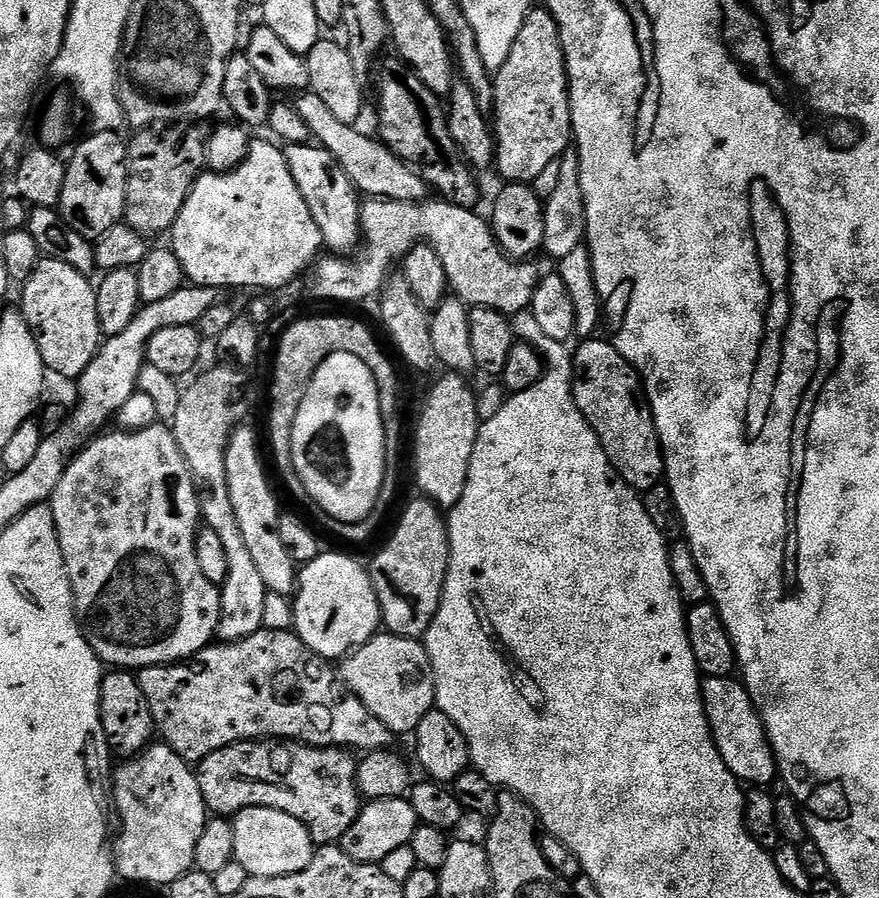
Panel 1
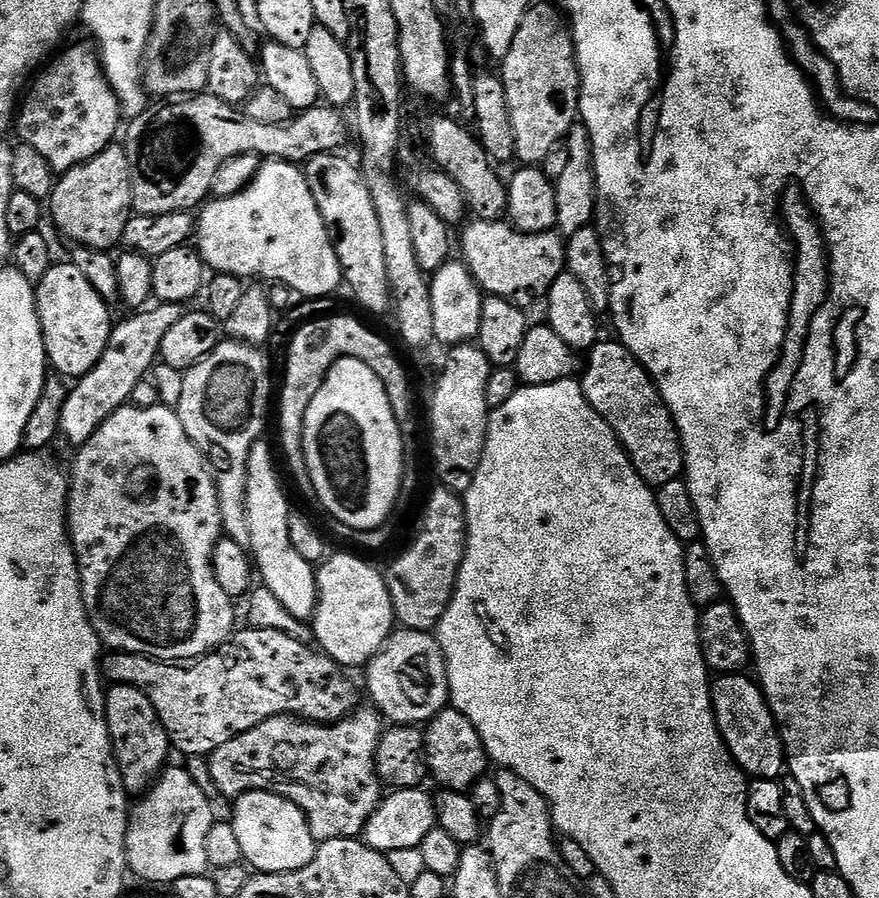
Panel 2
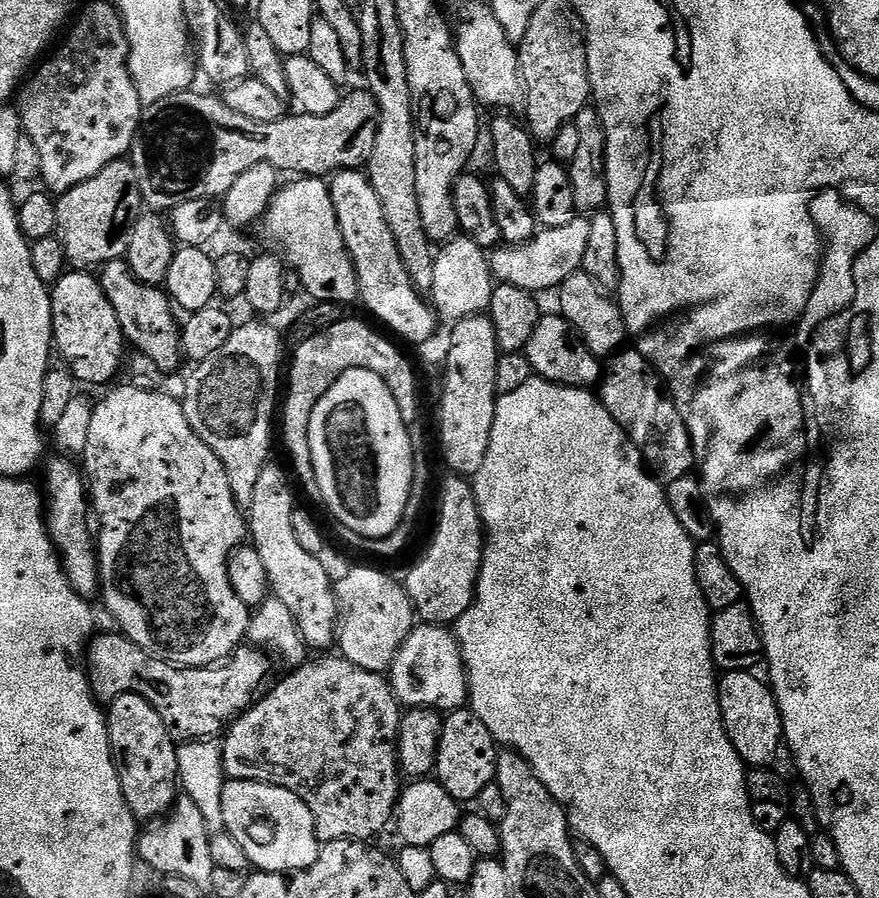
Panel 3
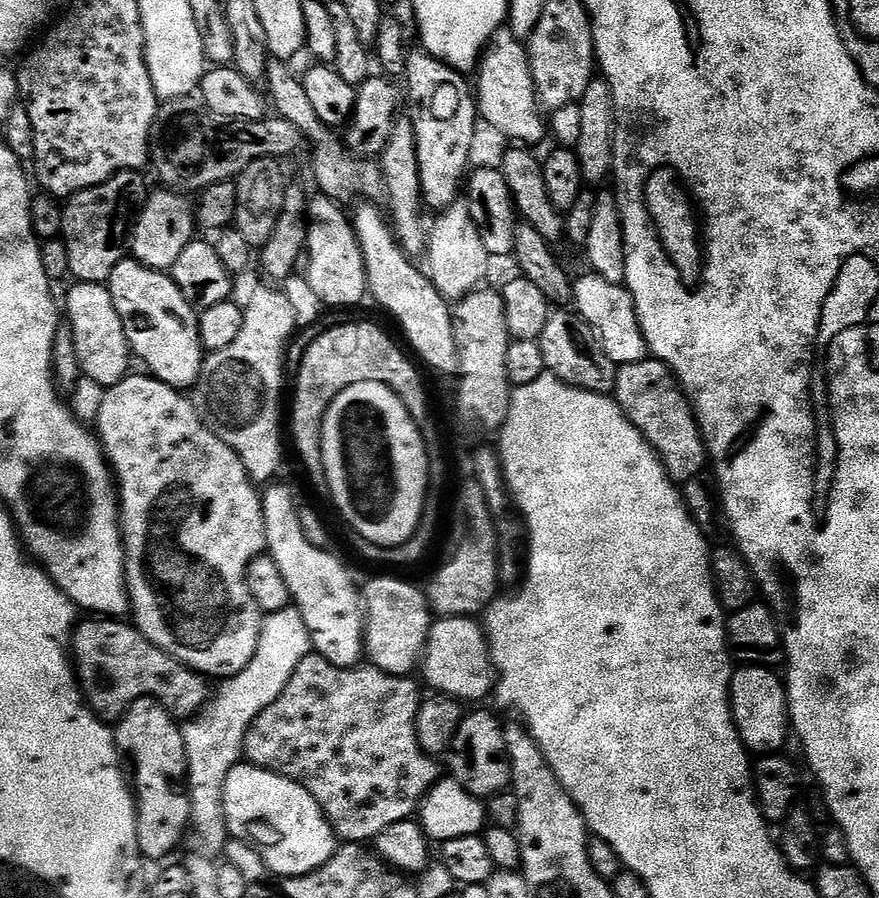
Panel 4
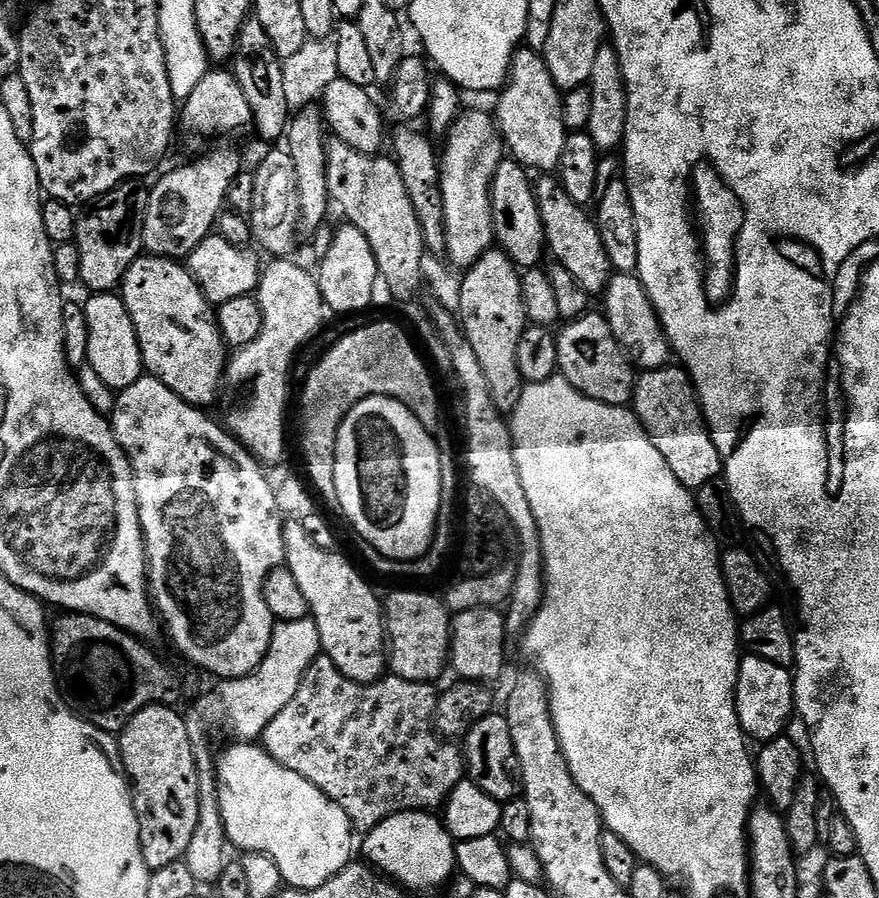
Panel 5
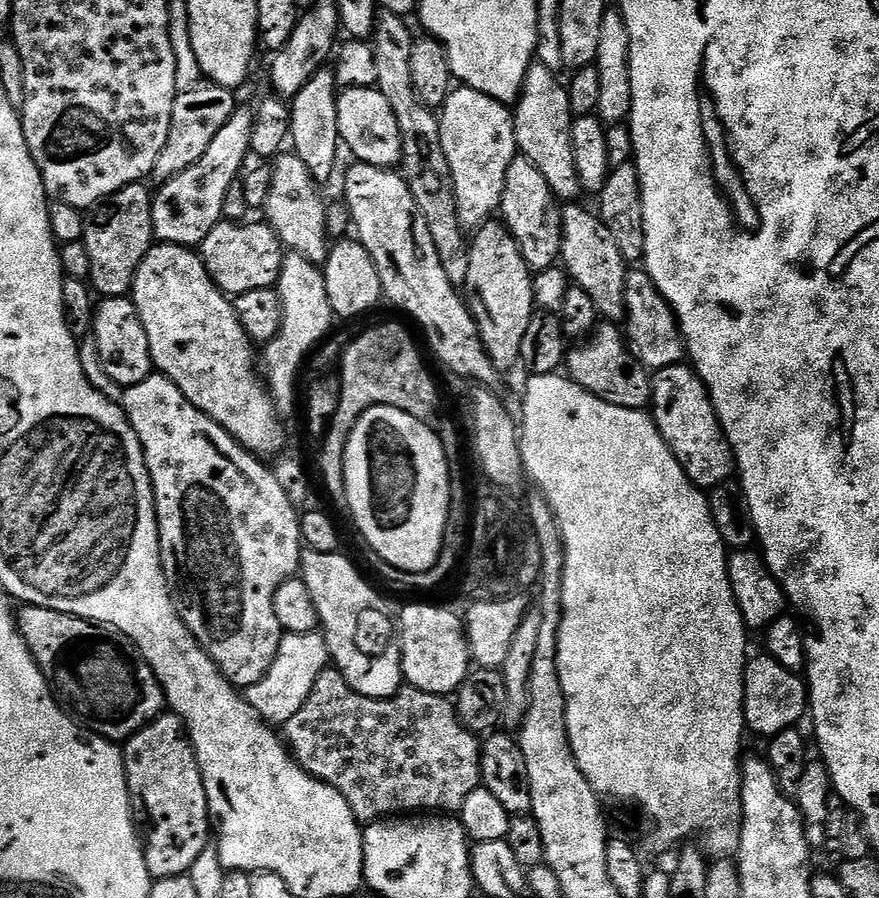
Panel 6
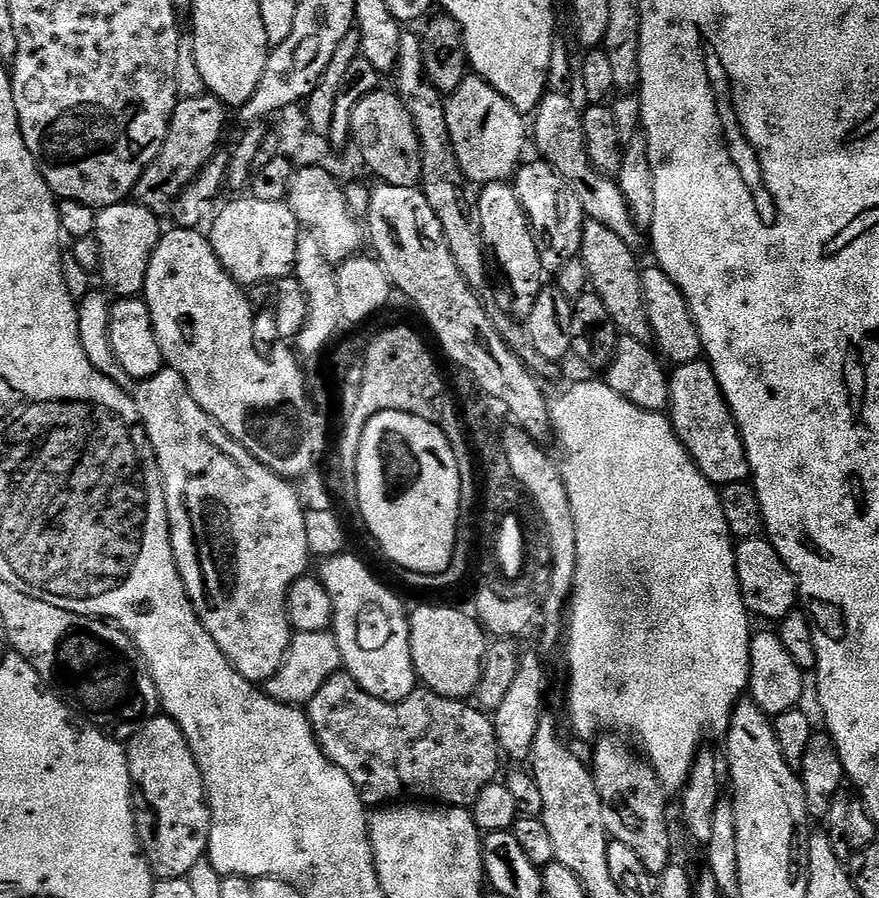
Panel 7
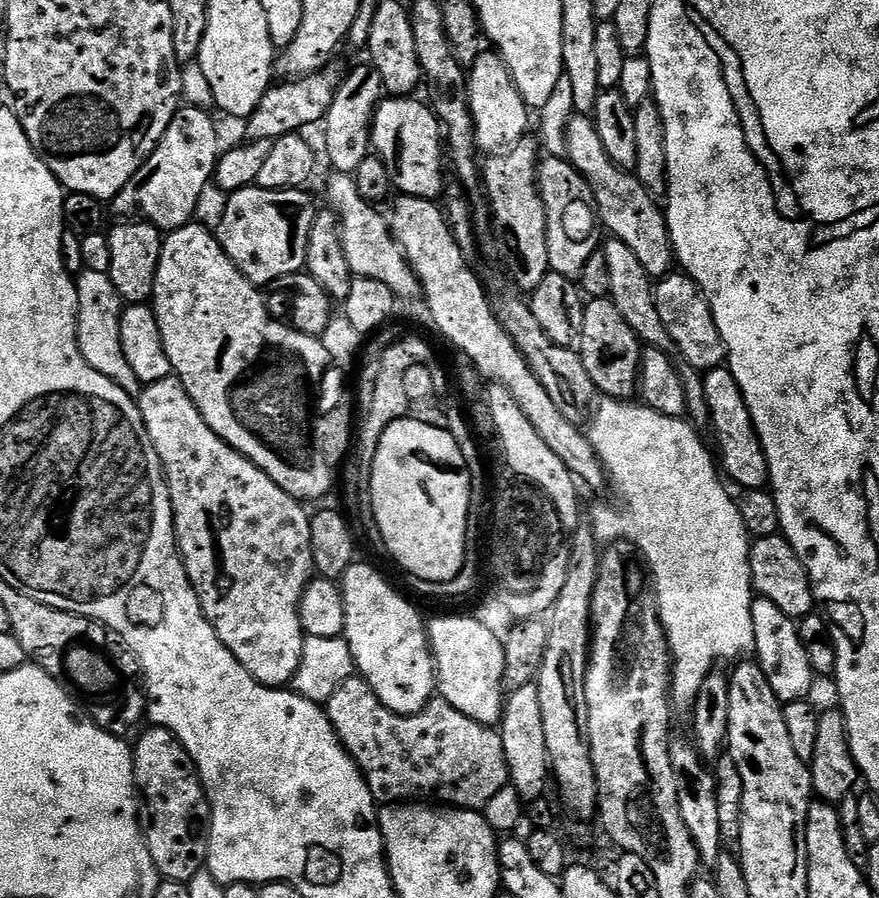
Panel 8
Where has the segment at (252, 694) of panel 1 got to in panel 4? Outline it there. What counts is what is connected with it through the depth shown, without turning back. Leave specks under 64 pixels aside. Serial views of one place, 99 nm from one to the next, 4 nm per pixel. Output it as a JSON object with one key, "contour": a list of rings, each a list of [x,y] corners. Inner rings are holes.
{"contour":[[[88,618],[88,621],[77,623],[70,641],[70,652],[80,652],[80,661],[74,668],[84,668],[84,680],[104,680],[104,676],[112,676],[112,688],[100,688],[100,696],[91,696],[88,700],[96,700],[92,709],[97,716],[104,712],[116,712],[121,717],[131,708],[136,700],[155,700],[177,721],[184,722],[195,717],[196,713],[208,703],[210,699],[209,681],[201,673],[187,668],[180,661],[158,650],[149,642],[140,629],[128,622],[117,622],[112,618]]]}

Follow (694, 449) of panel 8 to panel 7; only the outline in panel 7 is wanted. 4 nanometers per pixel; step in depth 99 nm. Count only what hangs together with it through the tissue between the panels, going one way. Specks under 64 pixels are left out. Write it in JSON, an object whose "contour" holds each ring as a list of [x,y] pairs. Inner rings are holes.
{"contour":[[[584,380],[581,384],[573,386],[569,392],[564,392],[560,397],[553,399],[550,404],[550,419],[552,421],[552,430],[554,433],[555,443],[560,443],[560,452],[564,455],[564,461],[559,461],[558,469],[560,476],[564,480],[566,486],[566,494],[570,498],[570,506],[574,510],[574,526],[578,534],[578,570],[576,571],[576,581],[572,587],[572,598],[570,601],[570,611],[566,616],[566,648],[568,644],[568,716],[572,719],[572,728],[584,740],[589,742],[595,741],[601,734],[611,730],[616,734],[627,734],[629,737],[637,736],[640,739],[639,751],[642,753],[643,759],[648,761],[648,765],[652,767],[653,772],[660,779],[665,789],[677,790],[683,789],[688,781],[688,774],[695,762],[698,752],[700,752],[704,743],[704,735],[707,732],[727,733],[728,723],[732,717],[732,710],[740,703],[742,697],[748,692],[748,679],[750,678],[750,646],[752,645],[753,629],[748,629],[748,620],[750,621],[750,613],[748,607],[744,604],[744,599],[740,593],[738,586],[738,574],[736,573],[736,549],[730,530],[726,526],[726,518],[722,514],[722,506],[720,505],[720,494],[717,485],[711,484],[698,470],[698,466],[690,458],[690,454],[682,446],[682,442],[676,437],[676,431],[672,428],[671,419],[664,412],[647,412],[641,408],[636,408],[630,401],[623,400],[618,394],[614,394],[614,390],[610,390],[610,386],[603,380]]]}

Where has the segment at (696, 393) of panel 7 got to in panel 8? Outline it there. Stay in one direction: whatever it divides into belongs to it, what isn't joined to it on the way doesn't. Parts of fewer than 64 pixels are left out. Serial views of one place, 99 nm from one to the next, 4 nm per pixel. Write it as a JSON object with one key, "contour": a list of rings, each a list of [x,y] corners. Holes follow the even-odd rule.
{"contour":[[[727,366],[712,368],[708,372],[703,373],[705,382],[705,402],[708,407],[708,418],[710,421],[710,431],[716,435],[715,455],[718,457],[719,467],[722,469],[723,475],[729,481],[740,487],[740,490],[760,490],[768,484],[768,463],[766,456],[760,446],[760,439],[756,434],[756,427],[750,418],[750,412],[742,398],[742,392],[736,382],[734,376]]]}

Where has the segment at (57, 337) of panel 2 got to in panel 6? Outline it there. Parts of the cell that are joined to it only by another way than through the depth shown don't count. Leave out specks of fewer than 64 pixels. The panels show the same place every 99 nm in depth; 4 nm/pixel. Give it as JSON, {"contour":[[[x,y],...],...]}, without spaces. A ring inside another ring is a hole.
{"contour":[[[110,296],[95,305],[90,336],[96,342],[98,358],[102,358],[106,374],[110,374],[110,378],[114,378],[114,382],[125,389],[138,386],[138,382],[153,375],[150,338],[146,338],[146,330],[142,326],[136,303],[128,296]]]}

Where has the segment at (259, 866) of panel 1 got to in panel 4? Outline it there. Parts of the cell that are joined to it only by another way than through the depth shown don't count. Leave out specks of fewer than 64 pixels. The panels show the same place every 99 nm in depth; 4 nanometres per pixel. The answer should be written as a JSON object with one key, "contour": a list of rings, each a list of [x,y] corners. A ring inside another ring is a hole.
{"contour":[[[241,762],[230,770],[224,787],[224,817],[228,823],[228,835],[233,840],[242,840],[251,848],[259,851],[264,859],[265,869],[276,878],[309,876],[329,860],[338,847],[338,838],[328,825],[323,810],[311,794],[293,780],[279,776],[276,772],[267,772],[253,764]]]}

